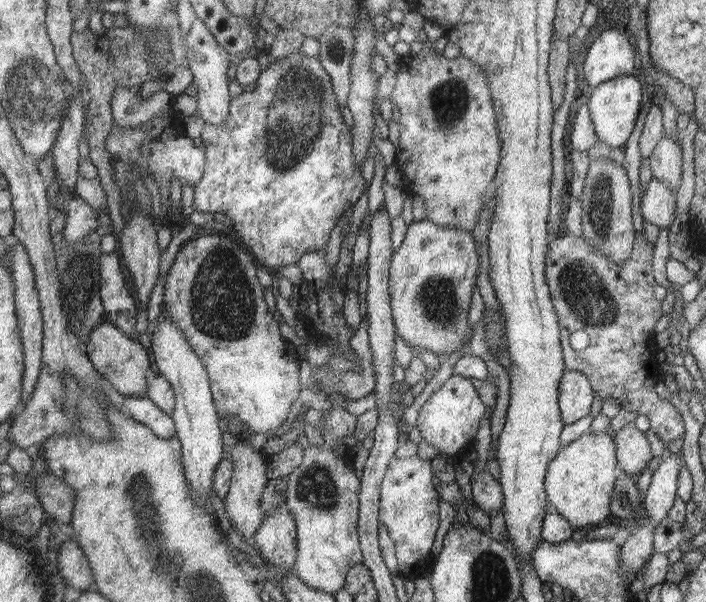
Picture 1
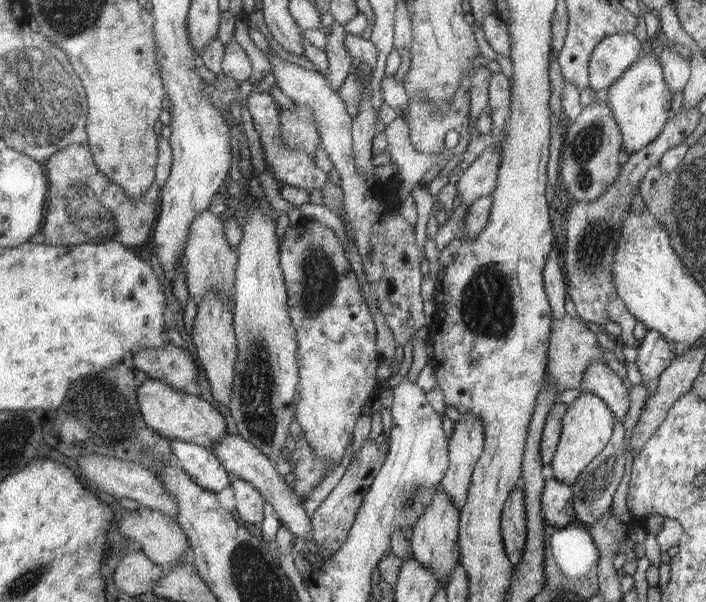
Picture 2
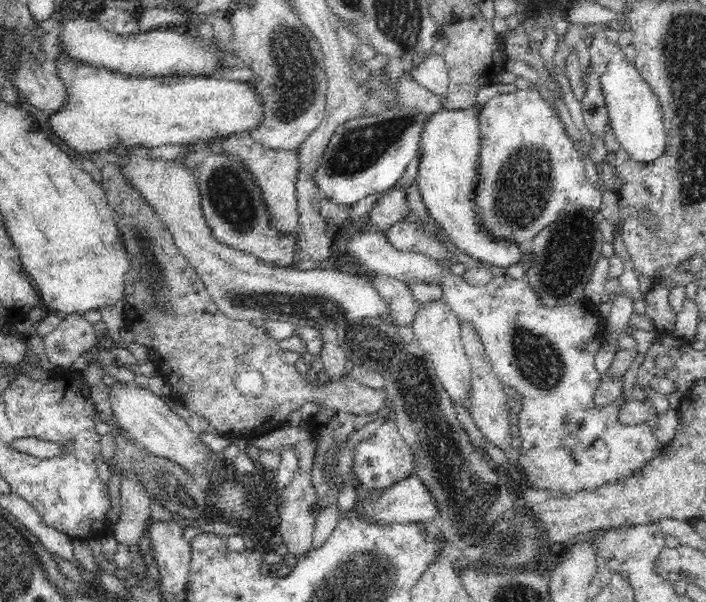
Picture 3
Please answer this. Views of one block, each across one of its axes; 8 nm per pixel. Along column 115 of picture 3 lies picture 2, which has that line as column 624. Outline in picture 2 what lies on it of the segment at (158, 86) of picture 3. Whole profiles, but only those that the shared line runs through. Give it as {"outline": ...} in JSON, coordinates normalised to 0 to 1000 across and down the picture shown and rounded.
{"outline":[[[925,73],[914,85],[912,93],[901,98],[901,103],[890,111],[887,123],[854,156],[868,183],[871,199],[882,214],[884,248],[892,257],[918,244],[918,239],[935,226],[938,209],[945,208],[946,186],[952,179],[952,148],[943,135],[939,108],[924,80]]]}

